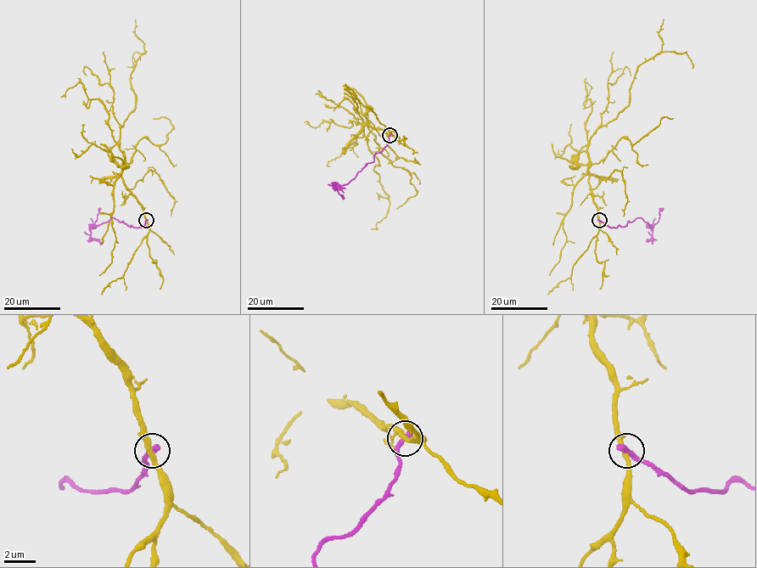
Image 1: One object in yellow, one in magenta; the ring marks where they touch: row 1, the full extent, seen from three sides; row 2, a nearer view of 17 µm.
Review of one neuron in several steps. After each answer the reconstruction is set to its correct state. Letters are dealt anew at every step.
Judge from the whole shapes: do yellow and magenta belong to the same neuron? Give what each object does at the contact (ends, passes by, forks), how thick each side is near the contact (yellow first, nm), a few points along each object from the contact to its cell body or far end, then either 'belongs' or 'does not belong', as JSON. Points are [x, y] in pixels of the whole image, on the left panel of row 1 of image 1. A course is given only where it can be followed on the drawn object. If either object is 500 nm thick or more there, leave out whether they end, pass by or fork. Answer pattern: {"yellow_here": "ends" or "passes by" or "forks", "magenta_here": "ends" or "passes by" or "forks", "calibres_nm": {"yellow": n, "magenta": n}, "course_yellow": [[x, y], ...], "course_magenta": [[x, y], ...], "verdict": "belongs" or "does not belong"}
{"yellow_here": "passes by", "magenta_here": "ends", "calibres_nm": {"yellow": 320, "magenta": 440}, "course_yellow": [[146, 220], [121, 176], [120, 148], [120, 129], [136, 104], [130, 75], [145, 51], [127, 66]], "course_magenta": [[146, 220], [142, 227], [130, 226], [114, 217], [95, 225], [91, 230], [91, 236], [102, 244]], "verdict": "does not belong"}

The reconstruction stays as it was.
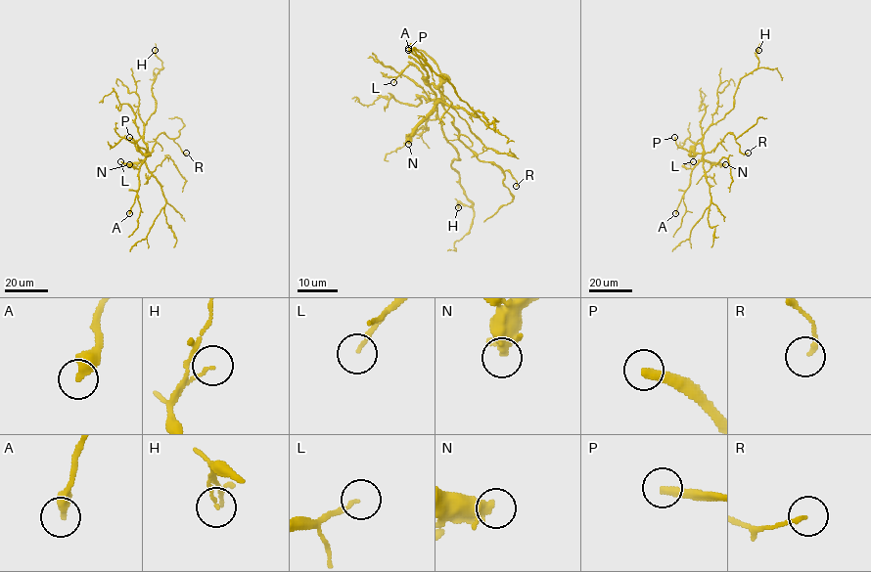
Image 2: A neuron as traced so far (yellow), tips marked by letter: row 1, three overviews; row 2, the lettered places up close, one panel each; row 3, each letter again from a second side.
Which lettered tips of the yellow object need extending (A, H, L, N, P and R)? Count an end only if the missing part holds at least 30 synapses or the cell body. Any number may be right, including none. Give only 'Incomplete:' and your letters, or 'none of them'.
Incomplete: N, P

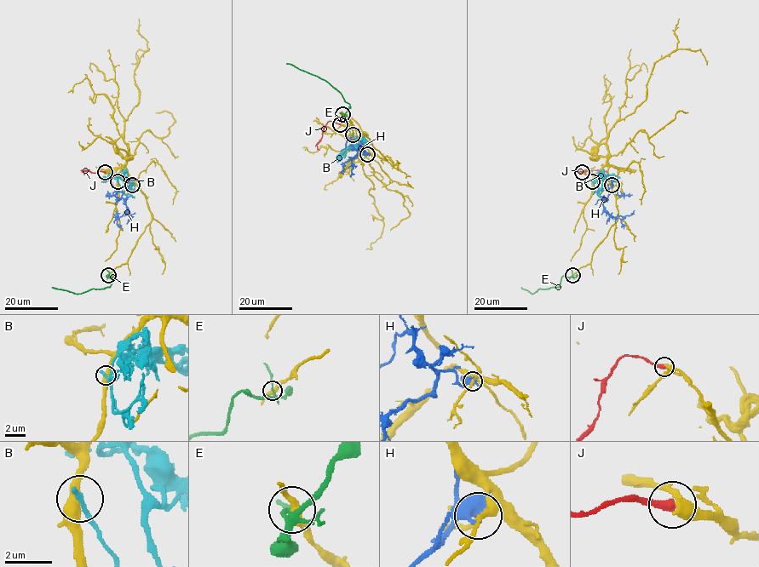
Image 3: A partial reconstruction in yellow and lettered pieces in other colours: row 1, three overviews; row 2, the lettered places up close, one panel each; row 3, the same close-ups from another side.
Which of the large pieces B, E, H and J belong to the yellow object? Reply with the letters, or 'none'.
J

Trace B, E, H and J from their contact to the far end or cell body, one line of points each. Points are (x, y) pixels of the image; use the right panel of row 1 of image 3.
B: (592, 182), (599, 195), (594, 182), (599, 177), (620, 177)
E: (572, 275), (563, 276), (558, 286), (539, 289), (532, 294), (520, 287)
H: (612, 185), (603, 203), (604, 210), (614, 217), (621, 216), (623, 229)
J: (582, 172), (606, 170), (607, 174)

